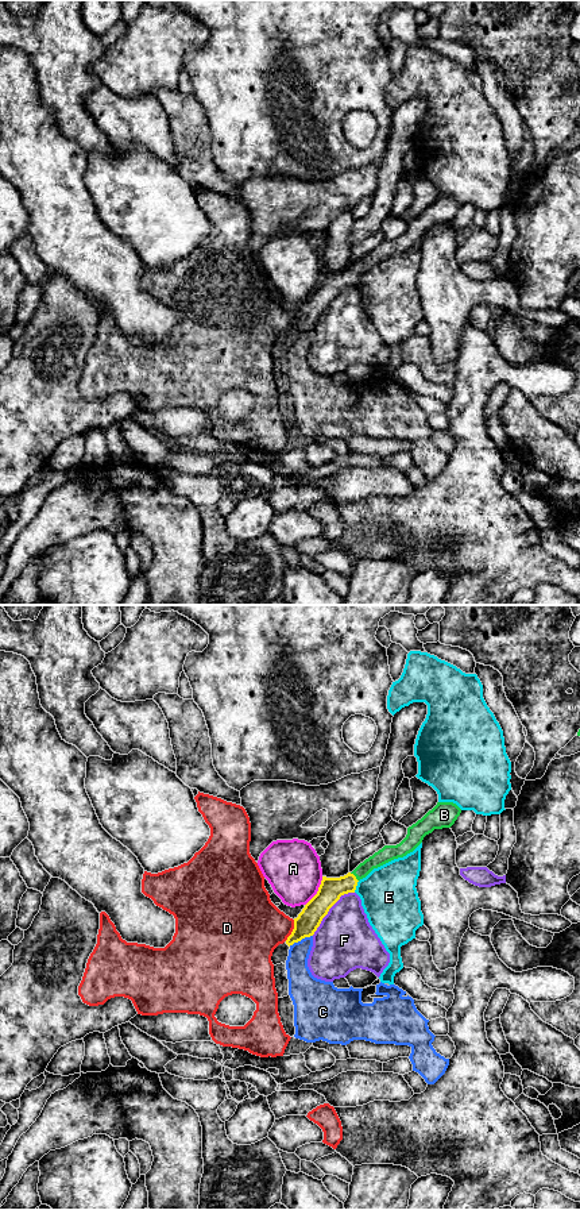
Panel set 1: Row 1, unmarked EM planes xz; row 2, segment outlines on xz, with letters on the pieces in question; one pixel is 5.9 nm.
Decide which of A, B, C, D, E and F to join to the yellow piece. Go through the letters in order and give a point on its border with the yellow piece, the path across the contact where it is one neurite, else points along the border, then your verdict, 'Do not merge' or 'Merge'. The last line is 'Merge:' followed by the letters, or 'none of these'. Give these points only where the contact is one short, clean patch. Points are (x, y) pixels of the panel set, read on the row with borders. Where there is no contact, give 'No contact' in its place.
A: Touches yellow at xz (317, 891). Do not merge
B: Touches yellow at xz (355, 877). Path across: xz (331, 889), (345, 885), (355, 877), (370, 863), (389, 852). Merge
C: Touches yellow at xz (300, 940). Do not merge
D: Touches yellow at xz (293, 931). Do not merge
E: Touches yellow at xz (356, 885). Do not merge
F: Touches yellow at xz (329, 908). Do not merge
Merge: B

